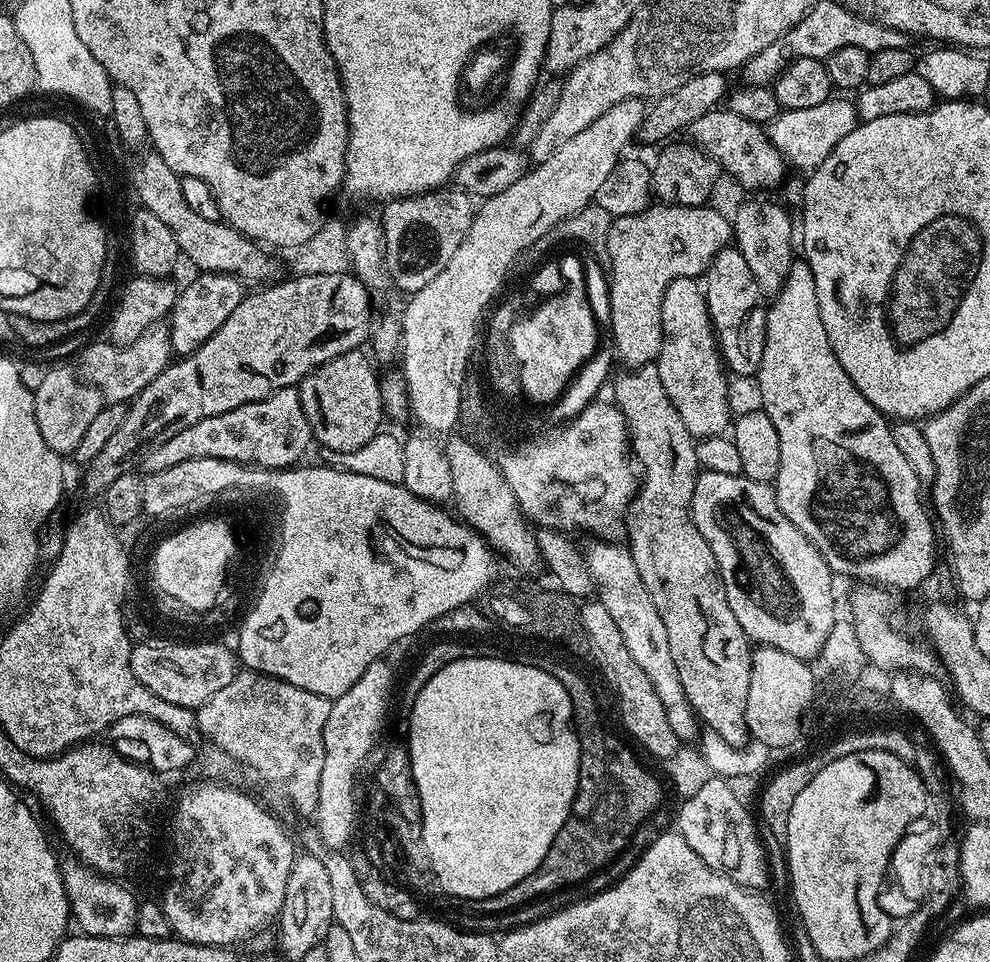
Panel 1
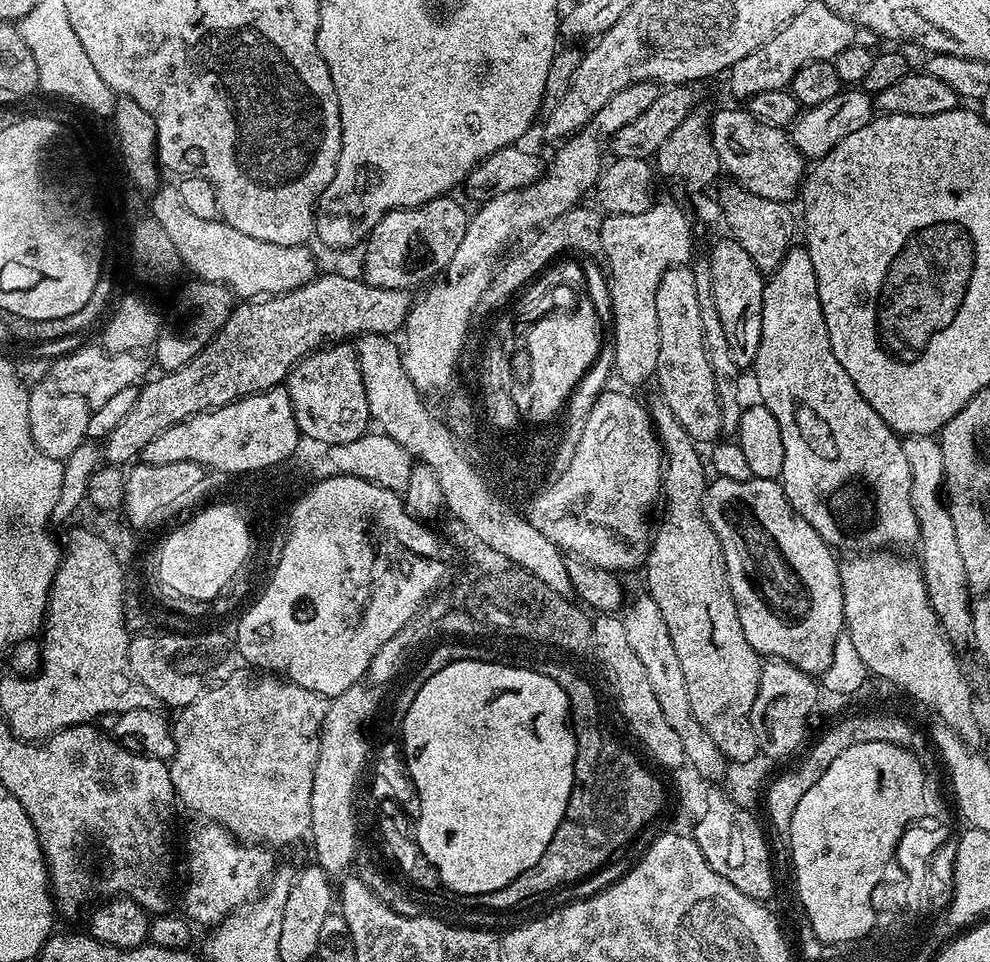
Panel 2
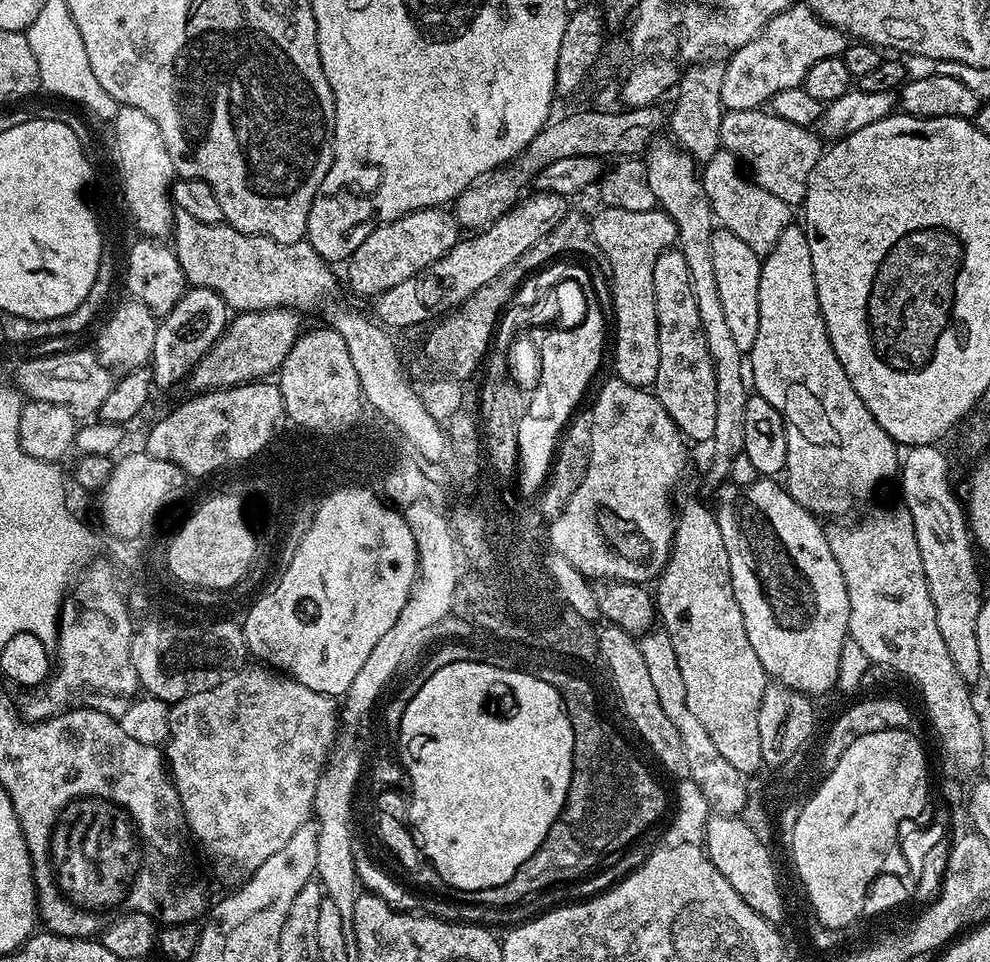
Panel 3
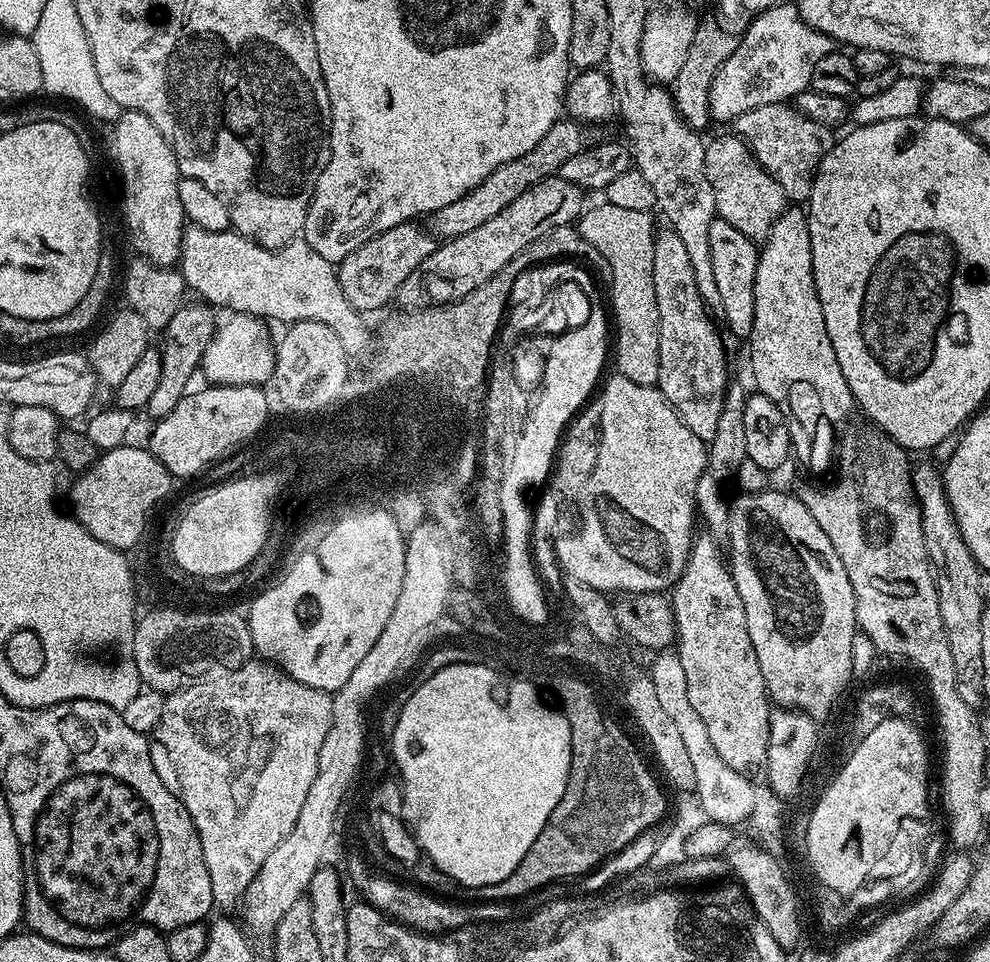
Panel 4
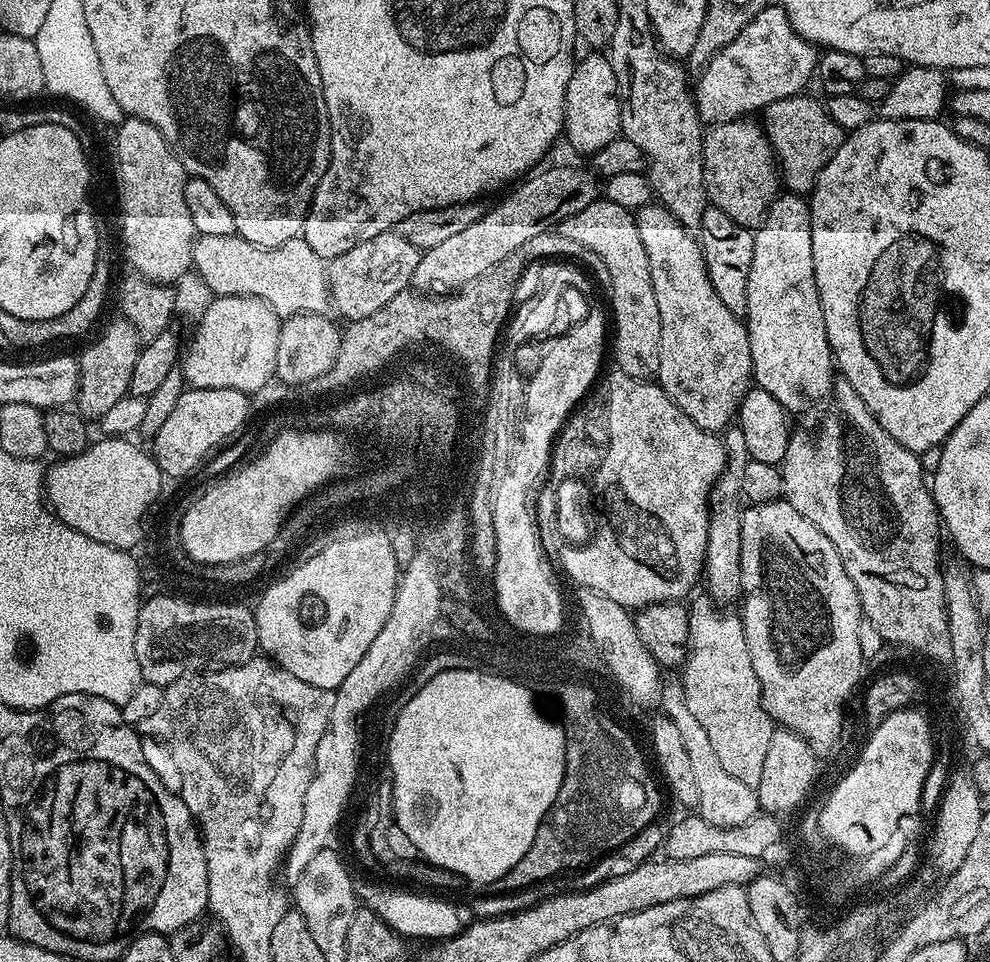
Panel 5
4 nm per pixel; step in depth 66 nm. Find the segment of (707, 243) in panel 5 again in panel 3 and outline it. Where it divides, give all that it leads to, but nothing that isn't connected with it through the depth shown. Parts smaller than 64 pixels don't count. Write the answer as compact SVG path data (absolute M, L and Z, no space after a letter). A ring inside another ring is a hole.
M717 227L712 233L714 279L718 282L718 295L722 297L722 311L726 317L734 343L738 350L751 353L754 338L758 338L758 282L762 257L754 254L742 238L730 234L730 230Z

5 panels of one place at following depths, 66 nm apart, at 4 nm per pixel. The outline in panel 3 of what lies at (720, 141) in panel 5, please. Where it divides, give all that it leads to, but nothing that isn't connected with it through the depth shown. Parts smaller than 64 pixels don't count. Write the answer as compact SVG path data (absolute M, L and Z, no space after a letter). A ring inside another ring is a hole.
M721 150L714 154L714 158L703 161L702 179L712 215L719 227L742 238L742 242L746 242L746 246L762 258L774 250L774 244L782 238L782 232L793 223L793 205L782 202L782 198L774 198L770 190L762 190L762 186L746 175L741 161L733 152Z

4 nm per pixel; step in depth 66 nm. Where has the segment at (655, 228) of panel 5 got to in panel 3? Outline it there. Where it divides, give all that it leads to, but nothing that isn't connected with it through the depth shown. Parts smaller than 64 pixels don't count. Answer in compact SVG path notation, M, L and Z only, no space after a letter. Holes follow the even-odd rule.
M678 250L663 252L654 262L654 302L658 322L658 378L654 395L689 441L711 442L717 415L714 362L698 322L698 305L694 302L694 290L690 290L690 270Z

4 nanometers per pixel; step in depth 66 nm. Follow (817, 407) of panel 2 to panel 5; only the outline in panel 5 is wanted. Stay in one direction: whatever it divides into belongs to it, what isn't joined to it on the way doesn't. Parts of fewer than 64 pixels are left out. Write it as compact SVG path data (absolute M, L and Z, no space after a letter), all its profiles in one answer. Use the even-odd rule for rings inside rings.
M780 194L768 207L764 220L754 232L754 258L750 262L750 282L746 286L746 327L748 341L750 342L750 358L752 359L752 375L755 383L762 390L774 394L781 406L788 409L789 413L796 414L807 406L811 400L827 401L832 395L834 387L834 357L832 347L826 334L826 322L822 314L822 302L818 294L818 286L814 278L814 246L812 245L812 210L805 197L795 194Z

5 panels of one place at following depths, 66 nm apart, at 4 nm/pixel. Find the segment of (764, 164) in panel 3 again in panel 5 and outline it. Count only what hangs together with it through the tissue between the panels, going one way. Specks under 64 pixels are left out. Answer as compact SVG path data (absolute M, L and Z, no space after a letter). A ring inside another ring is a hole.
M809 94L782 98L778 102L768 105L763 109L762 127L768 135L768 141L772 143L772 151L778 161L778 172L782 177L789 193L797 196L807 197L812 187L816 185L818 174L830 158L842 146L845 138L844 129L830 118L827 107L820 104Z

